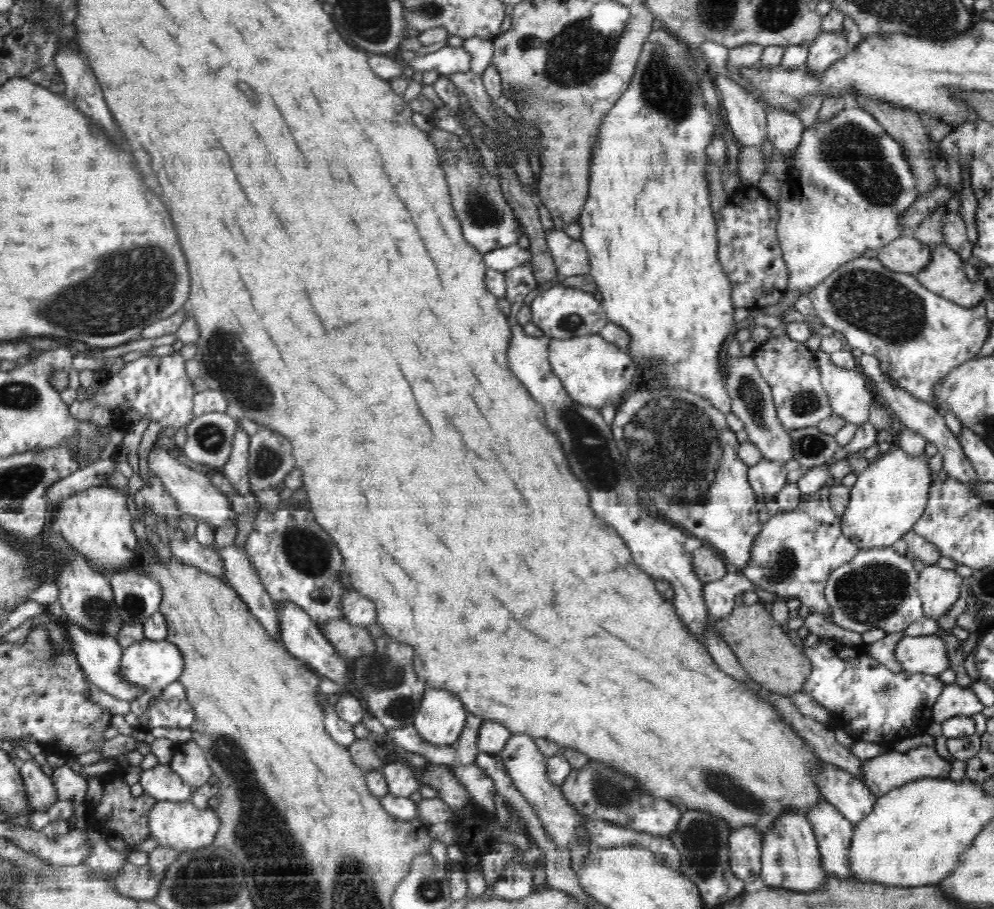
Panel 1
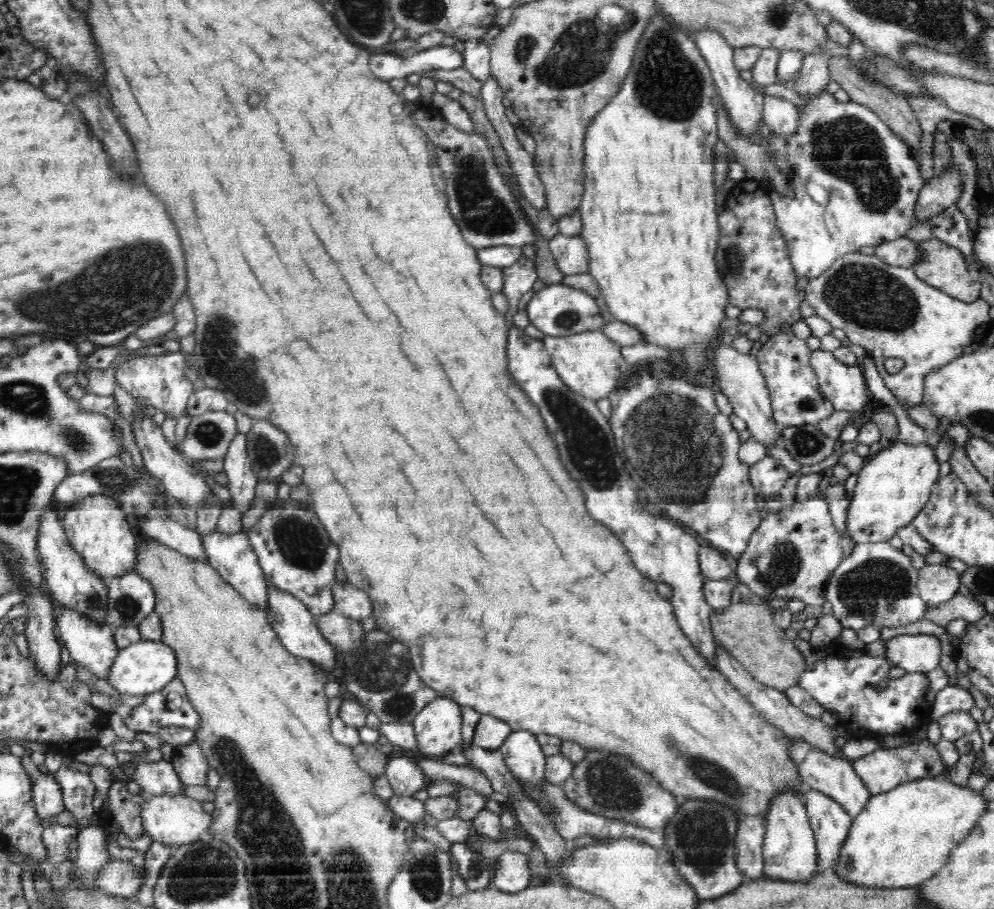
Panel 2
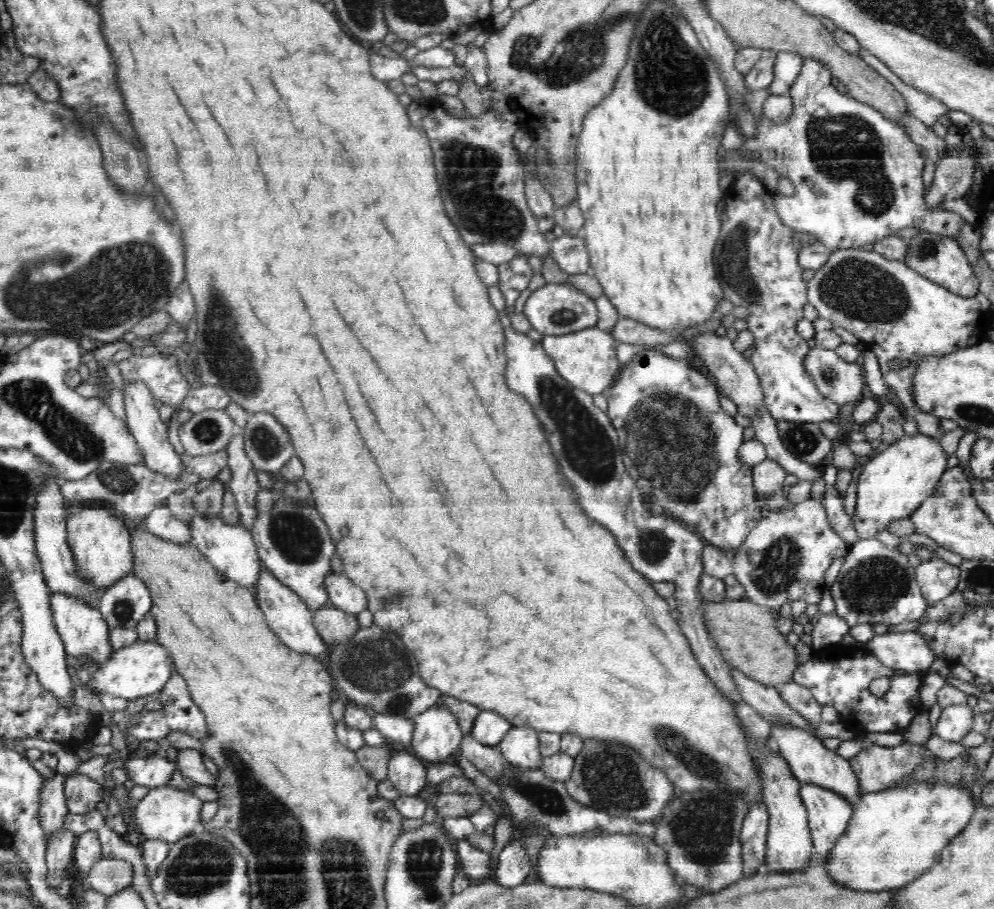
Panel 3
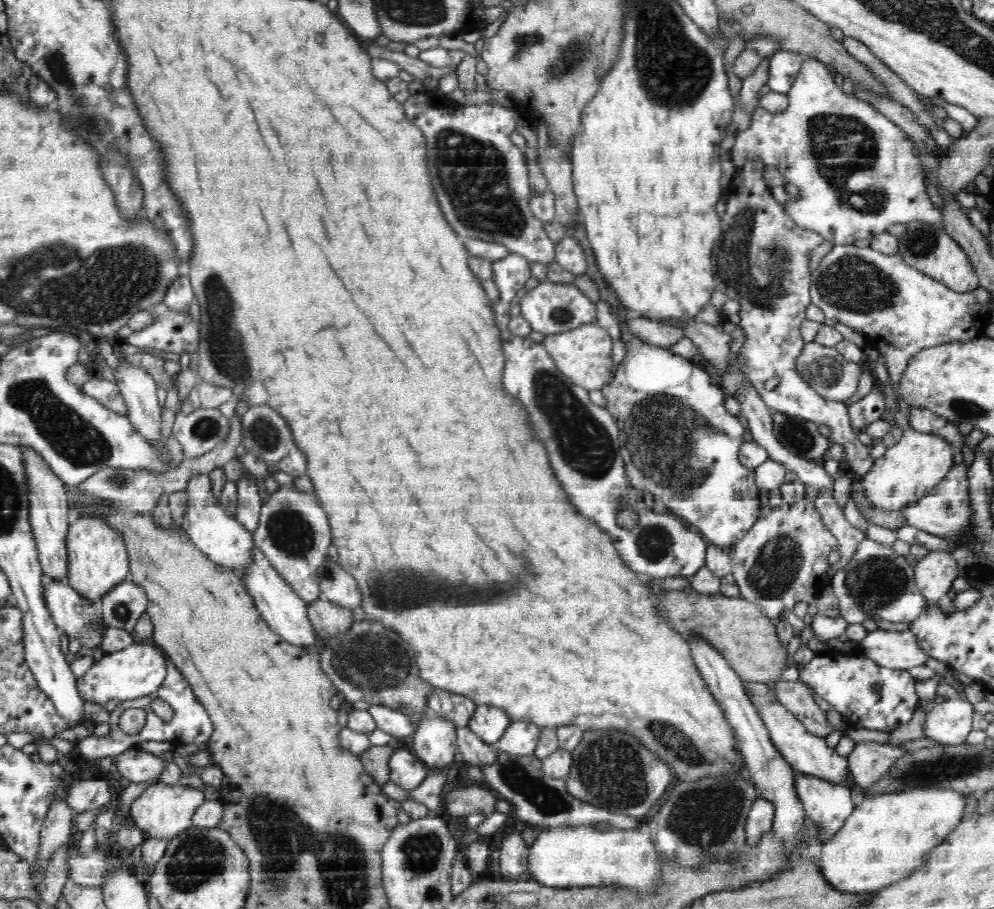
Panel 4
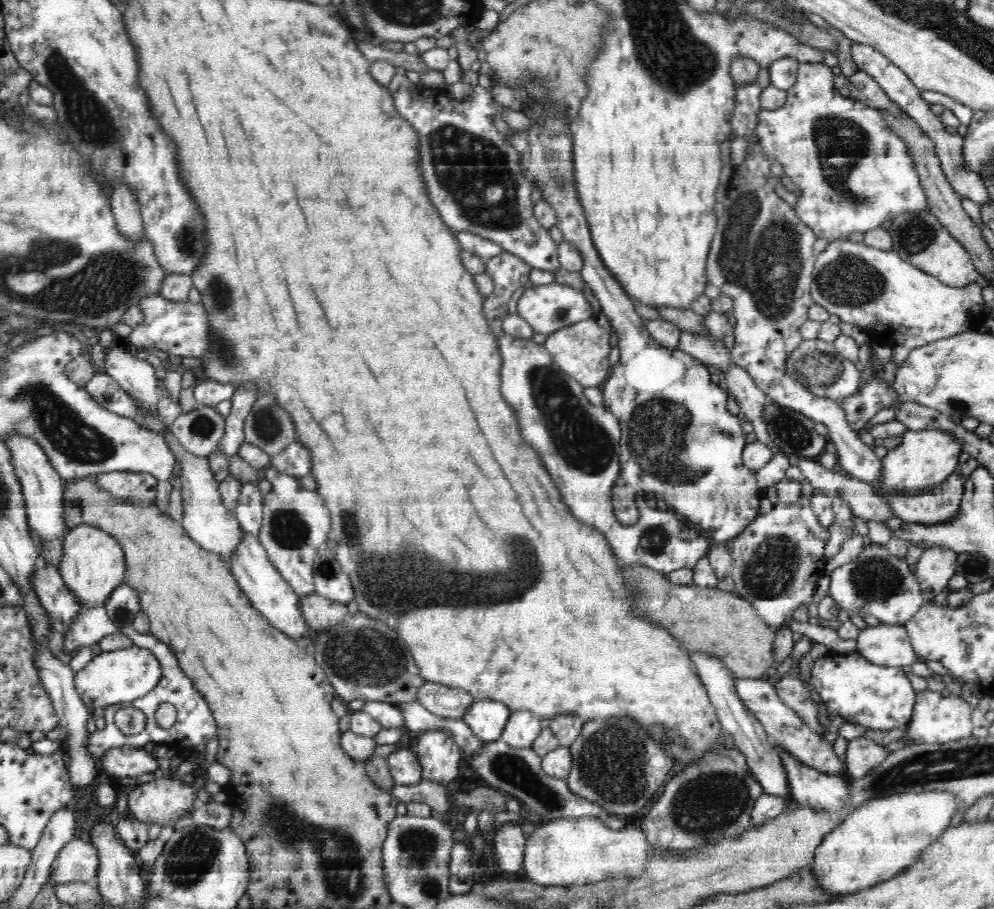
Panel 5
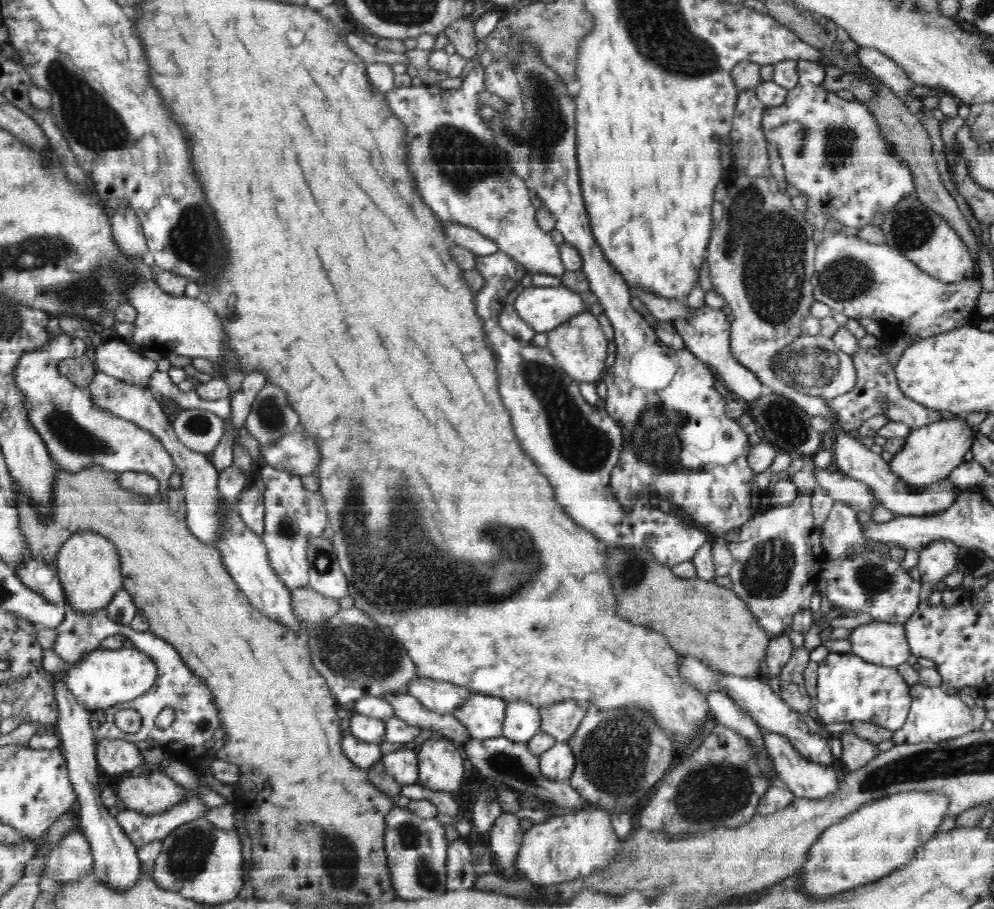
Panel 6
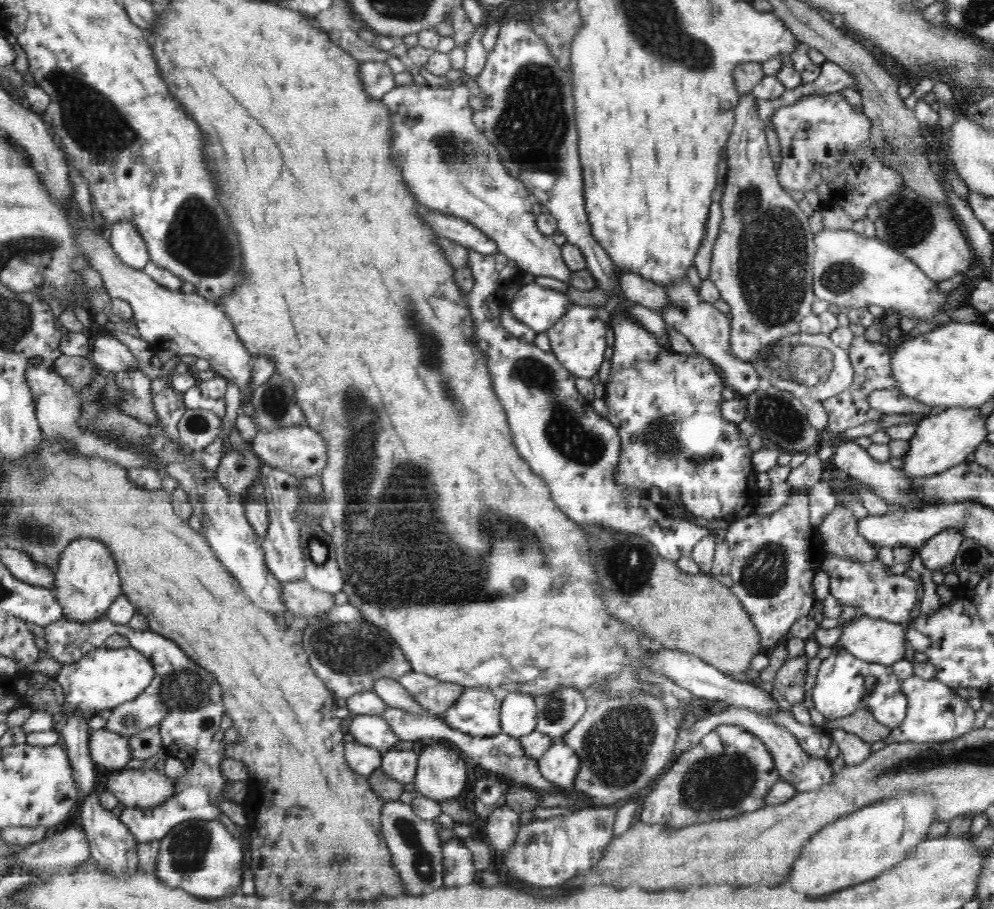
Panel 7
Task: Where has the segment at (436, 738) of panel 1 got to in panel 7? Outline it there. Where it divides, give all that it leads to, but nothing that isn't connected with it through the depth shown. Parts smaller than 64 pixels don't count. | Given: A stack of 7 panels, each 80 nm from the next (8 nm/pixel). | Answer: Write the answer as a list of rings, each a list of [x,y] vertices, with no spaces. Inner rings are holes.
[[[448,744],[428,745],[420,754],[414,785],[418,794],[439,803],[460,796],[466,786],[466,762]]]

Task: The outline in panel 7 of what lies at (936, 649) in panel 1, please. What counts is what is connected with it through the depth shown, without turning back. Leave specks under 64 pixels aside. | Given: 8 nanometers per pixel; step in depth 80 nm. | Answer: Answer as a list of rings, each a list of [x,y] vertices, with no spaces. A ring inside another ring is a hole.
[[[868,615],[840,626],[838,645],[856,658],[890,666],[906,654],[902,623],[893,623]]]

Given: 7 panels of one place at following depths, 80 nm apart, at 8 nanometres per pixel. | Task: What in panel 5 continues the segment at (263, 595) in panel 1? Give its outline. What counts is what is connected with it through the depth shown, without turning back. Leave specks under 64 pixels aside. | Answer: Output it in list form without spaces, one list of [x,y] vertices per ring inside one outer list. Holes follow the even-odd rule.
[[[170,428],[166,433],[166,439],[175,459],[181,464],[181,476],[179,477],[181,495],[183,498],[183,517],[180,519],[187,535],[192,537],[202,548],[216,552],[227,560],[229,554],[235,549],[241,534],[240,523],[234,513],[230,513],[223,505],[219,484],[215,481],[214,474],[210,471],[208,458],[195,456],[178,442]]]

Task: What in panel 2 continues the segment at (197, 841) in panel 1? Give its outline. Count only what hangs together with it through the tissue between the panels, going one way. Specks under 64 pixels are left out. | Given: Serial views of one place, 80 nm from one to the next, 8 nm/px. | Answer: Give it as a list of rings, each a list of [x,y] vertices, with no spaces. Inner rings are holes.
[[[163,794],[163,796],[151,796],[143,805],[142,821],[147,836],[152,841],[161,842],[170,846],[180,844],[192,844],[200,840],[202,836],[208,835],[211,828],[212,816],[203,810],[198,800],[188,798],[182,794]]]

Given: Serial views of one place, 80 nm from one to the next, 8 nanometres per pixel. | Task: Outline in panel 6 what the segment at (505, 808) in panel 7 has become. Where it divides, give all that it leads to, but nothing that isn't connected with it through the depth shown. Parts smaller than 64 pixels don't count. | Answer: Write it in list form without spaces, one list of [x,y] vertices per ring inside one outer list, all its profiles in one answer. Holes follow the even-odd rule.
[[[502,813],[489,831],[489,845],[502,870],[507,872],[514,867],[524,832],[512,813]]]

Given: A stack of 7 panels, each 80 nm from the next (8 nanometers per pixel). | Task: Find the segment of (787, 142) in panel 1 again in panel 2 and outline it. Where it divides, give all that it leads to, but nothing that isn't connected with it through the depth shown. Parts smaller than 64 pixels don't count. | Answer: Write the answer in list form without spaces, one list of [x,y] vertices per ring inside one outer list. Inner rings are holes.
[[[767,96],[764,98],[763,120],[770,132],[779,136],[790,136],[798,126],[798,109],[790,101]]]

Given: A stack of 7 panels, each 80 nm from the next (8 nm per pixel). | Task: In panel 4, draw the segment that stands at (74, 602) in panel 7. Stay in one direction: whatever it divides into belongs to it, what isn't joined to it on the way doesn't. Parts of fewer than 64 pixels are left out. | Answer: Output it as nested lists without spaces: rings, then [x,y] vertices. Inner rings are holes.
[[[81,516],[69,524],[66,536],[67,572],[66,582],[82,598],[100,601],[104,595],[129,578],[129,558],[126,541],[114,527],[104,523],[98,516]]]

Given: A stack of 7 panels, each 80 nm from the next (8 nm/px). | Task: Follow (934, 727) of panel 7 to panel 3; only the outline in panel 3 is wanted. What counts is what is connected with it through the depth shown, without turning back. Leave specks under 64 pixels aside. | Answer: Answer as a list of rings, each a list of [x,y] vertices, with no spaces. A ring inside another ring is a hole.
[[[967,704],[944,706],[935,727],[935,734],[950,742],[961,742],[973,730],[975,712]]]

